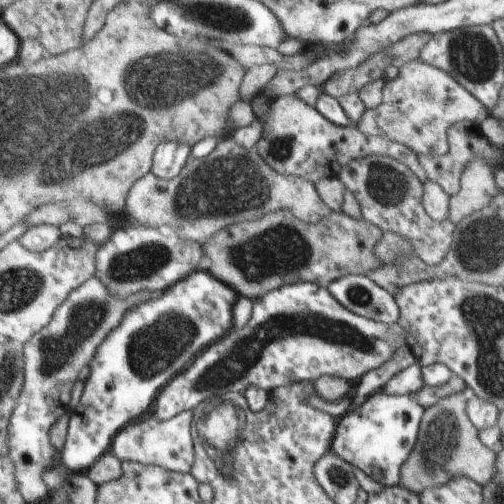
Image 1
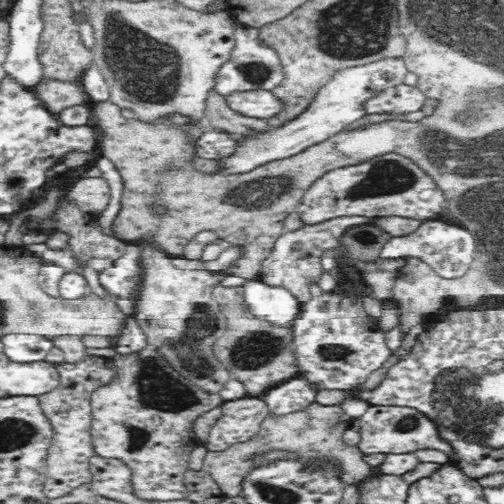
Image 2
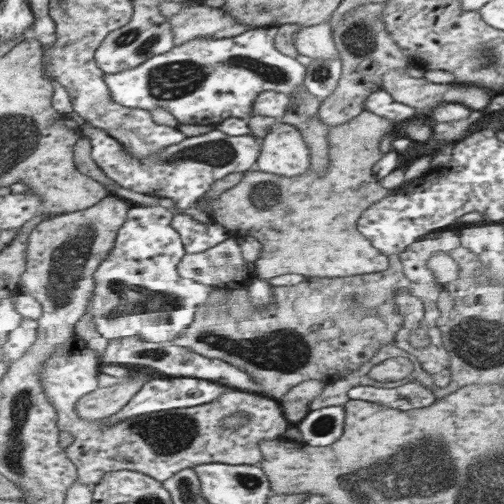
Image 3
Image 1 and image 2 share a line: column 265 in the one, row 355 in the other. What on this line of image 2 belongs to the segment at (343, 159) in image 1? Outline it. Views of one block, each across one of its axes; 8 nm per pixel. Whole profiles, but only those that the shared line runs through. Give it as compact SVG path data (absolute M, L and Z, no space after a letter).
M148 346L146 350L130 352L130 354L114 354L112 364L118 370L118 376L104 384L92 396L92 446L96 456L104 456L108 460L122 460L128 464L134 476L134 494L140 500L186 500L190 492L186 490L186 476L188 476L188 460L190 452L198 444L196 440L196 418L204 416L210 410L216 410L224 404L220 394L206 394L198 388L198 384L188 382L182 374L166 362L166 358L154 348Z

